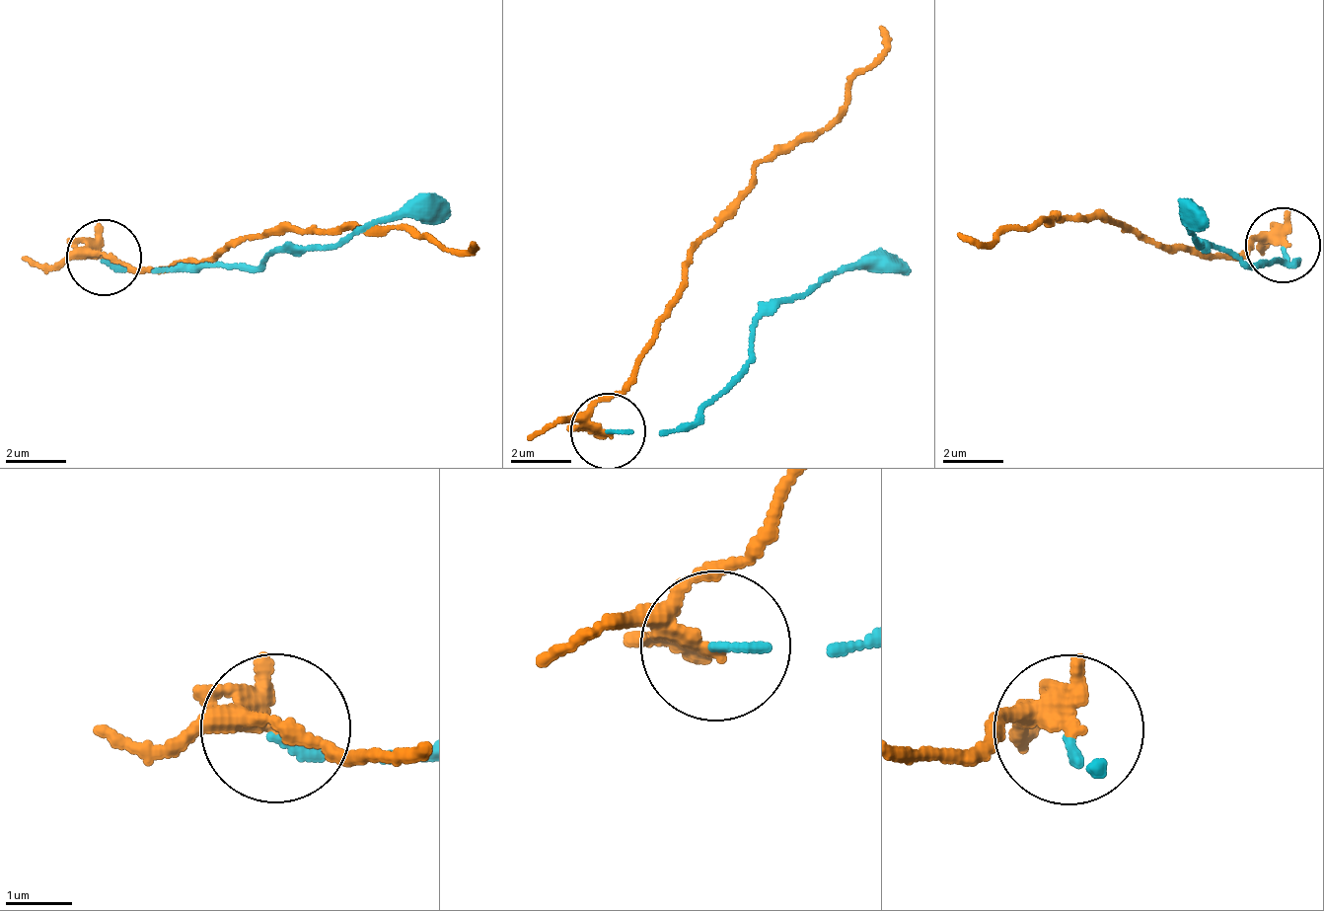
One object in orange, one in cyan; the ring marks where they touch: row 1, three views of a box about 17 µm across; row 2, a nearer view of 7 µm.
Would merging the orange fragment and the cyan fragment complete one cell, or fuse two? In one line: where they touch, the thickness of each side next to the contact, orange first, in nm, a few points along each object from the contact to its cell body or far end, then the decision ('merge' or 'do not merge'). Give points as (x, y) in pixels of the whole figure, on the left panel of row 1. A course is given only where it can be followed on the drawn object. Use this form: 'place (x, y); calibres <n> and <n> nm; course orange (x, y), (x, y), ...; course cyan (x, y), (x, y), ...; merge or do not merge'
place (104, 257); calibres 200 and 120 nm; course orange (103, 259), (91, 253), (136, 270), (220, 256), (312, 231), (396, 225), (455, 253), (476, 240); course cyan (103, 259), (257, 269), (289, 250), (447, 198); do not merge

